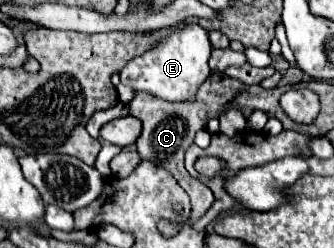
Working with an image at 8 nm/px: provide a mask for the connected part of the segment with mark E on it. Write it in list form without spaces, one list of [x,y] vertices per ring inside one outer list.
[[[201,26],[183,28],[169,38],[165,38],[157,48],[147,50],[143,56],[133,58],[127,66],[119,72],[121,84],[131,86],[135,92],[149,92],[159,96],[167,102],[191,102],[197,96],[199,86],[209,78],[209,56],[211,56],[211,42],[207,32]]]

